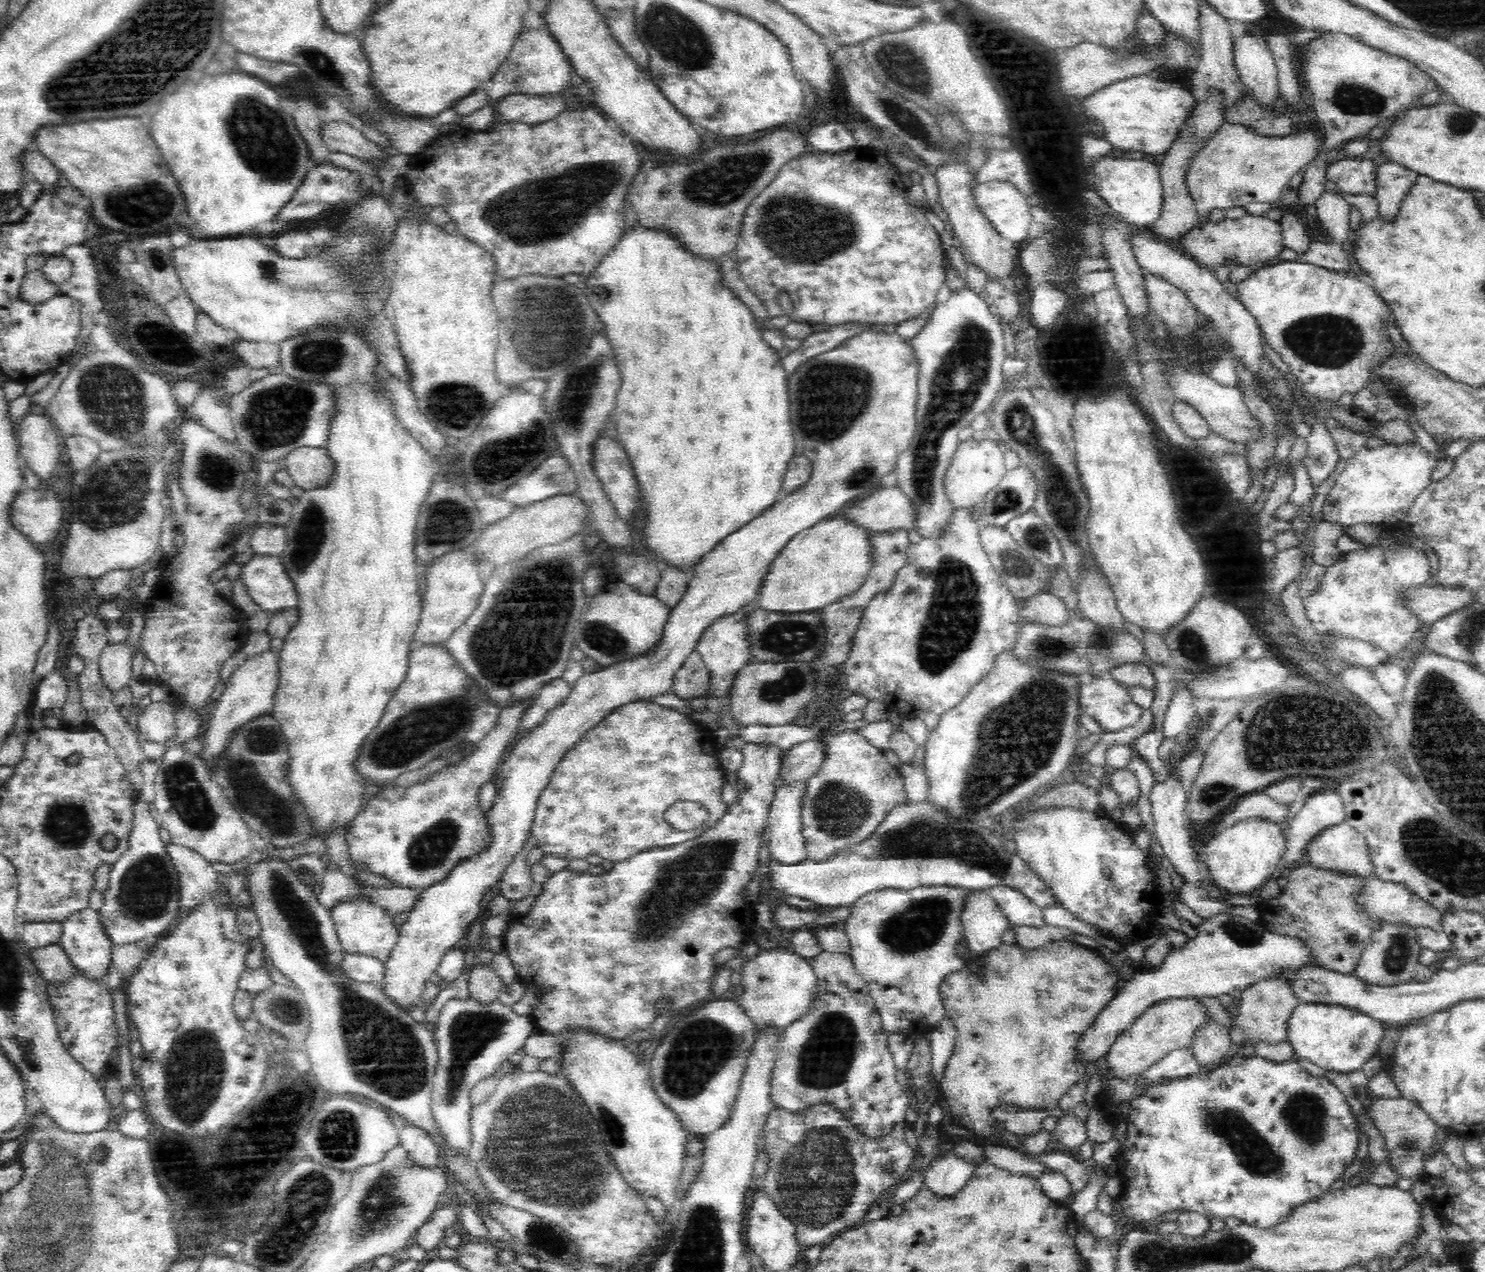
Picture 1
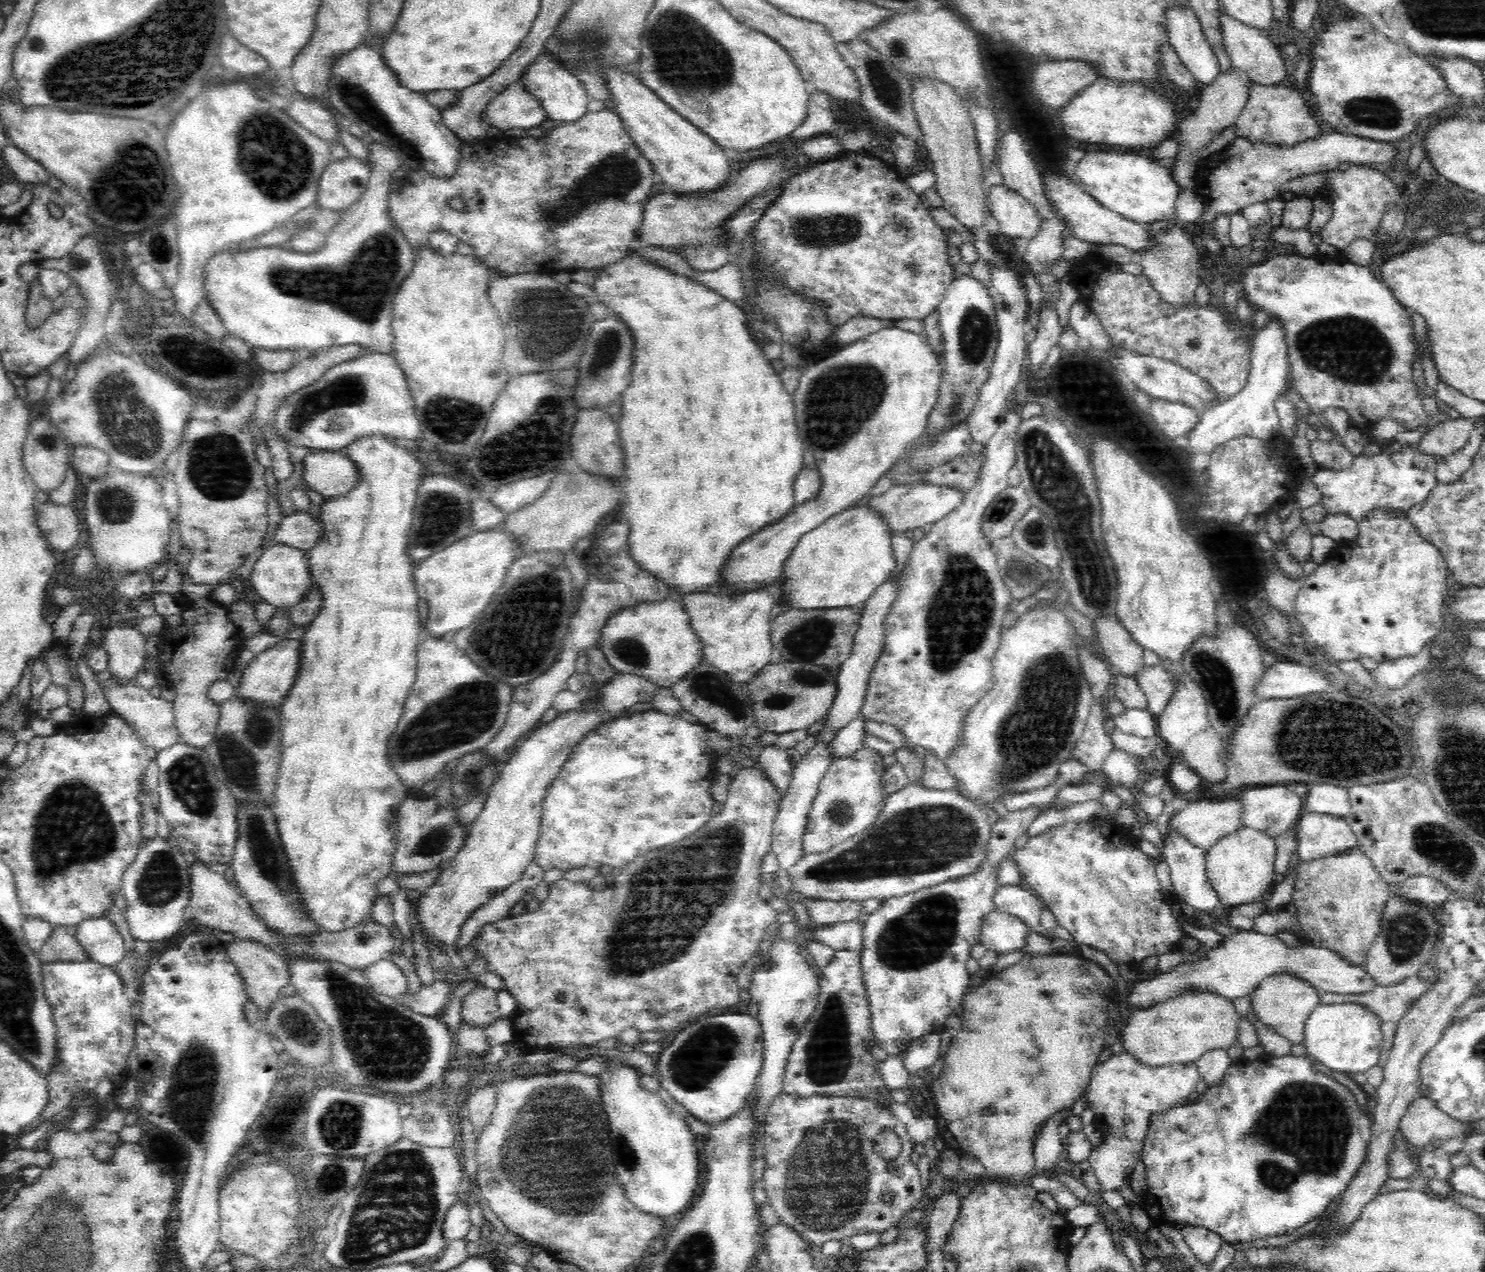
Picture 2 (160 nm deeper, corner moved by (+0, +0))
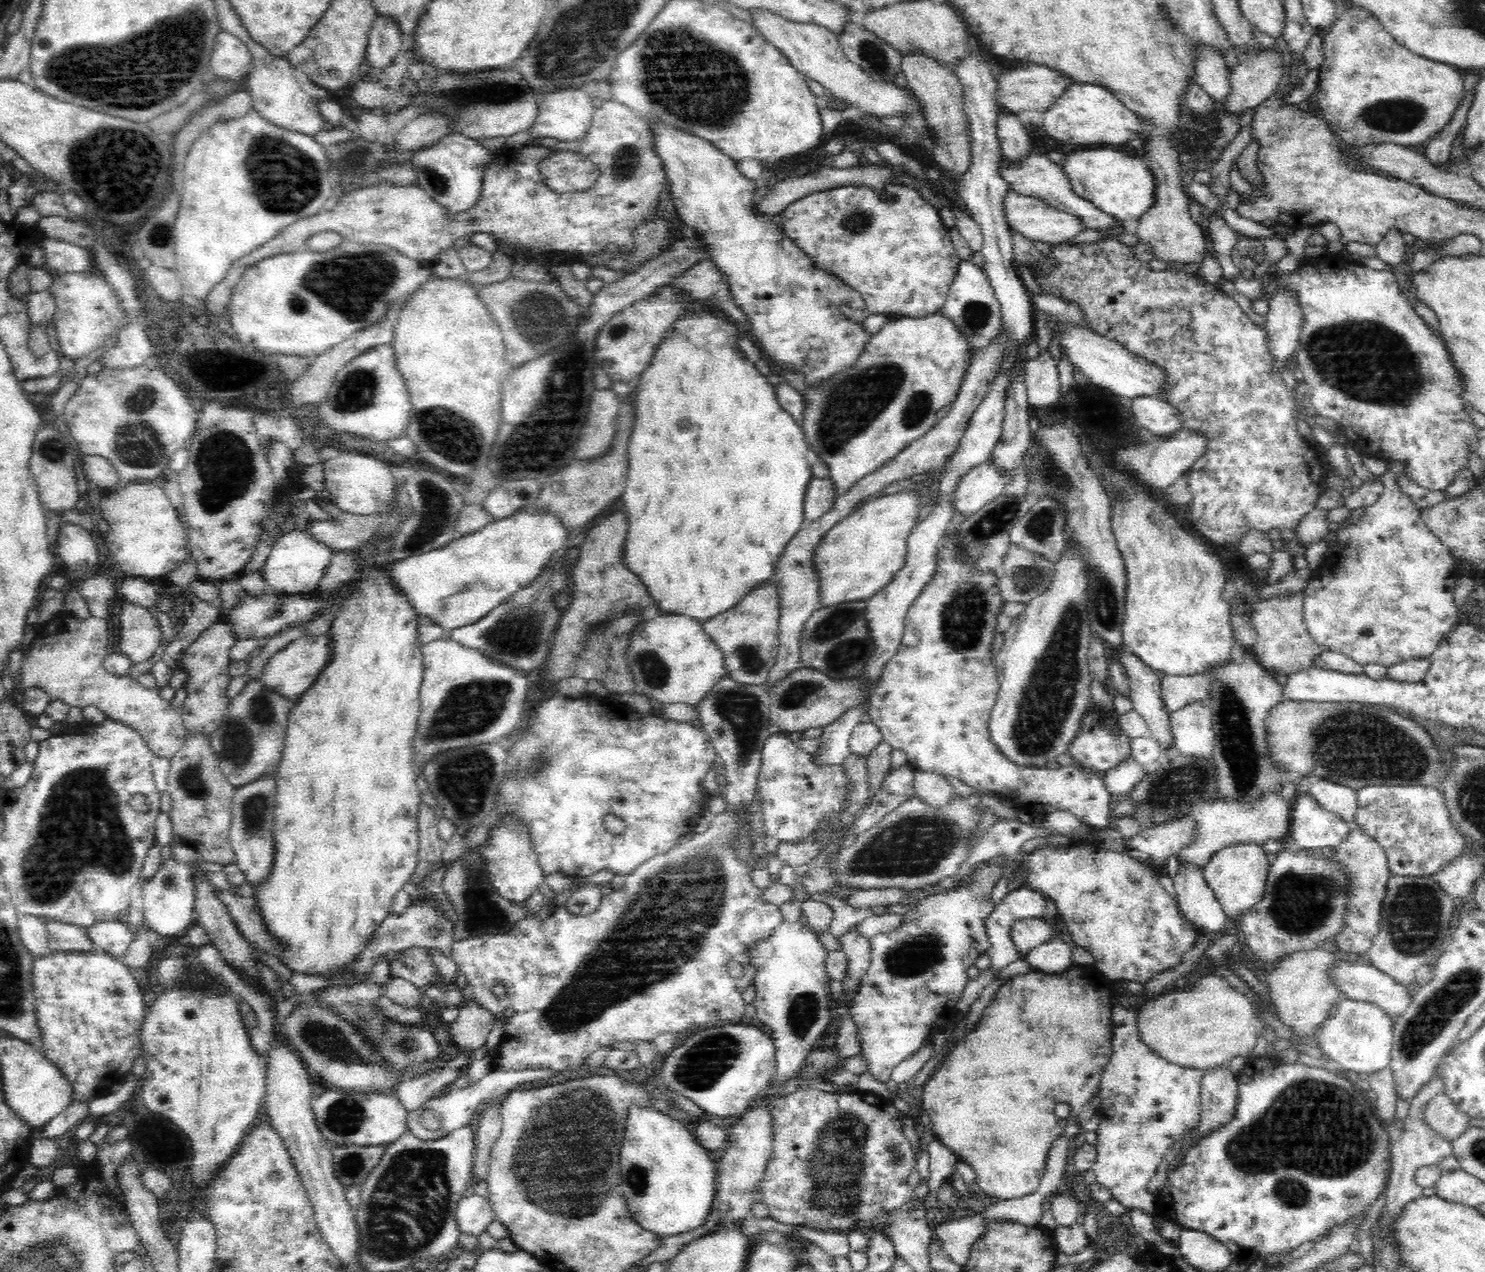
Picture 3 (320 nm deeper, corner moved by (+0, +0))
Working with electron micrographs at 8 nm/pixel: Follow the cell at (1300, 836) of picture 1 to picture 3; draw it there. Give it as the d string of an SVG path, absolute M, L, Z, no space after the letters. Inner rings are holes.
M1326 779L1313 780L1309 794L1320 807L1337 814L1344 822L1353 824L1358 810L1356 789Z

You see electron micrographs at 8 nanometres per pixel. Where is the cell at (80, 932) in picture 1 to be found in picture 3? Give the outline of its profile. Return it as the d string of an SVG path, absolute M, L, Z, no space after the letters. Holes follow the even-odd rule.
M116 920L96 922L92 925L87 928L88 937L95 944L96 950L104 951L122 960L127 955L133 941L133 932L127 924Z

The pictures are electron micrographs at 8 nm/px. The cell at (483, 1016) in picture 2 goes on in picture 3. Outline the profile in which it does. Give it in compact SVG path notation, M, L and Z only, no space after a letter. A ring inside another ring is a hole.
M473 1001L460 1006L459 1016L448 1024L454 1044L461 1050L478 1050L494 1028L494 1015Z

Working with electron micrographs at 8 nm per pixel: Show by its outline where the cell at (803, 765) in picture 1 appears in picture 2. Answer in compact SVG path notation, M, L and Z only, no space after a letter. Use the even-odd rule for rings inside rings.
M858 714L854 720L848 723L848 726L838 730L834 740L830 742L830 749L832 749L834 759L852 756L856 750L864 748L864 736L866 736L865 720L866 718L862 714Z

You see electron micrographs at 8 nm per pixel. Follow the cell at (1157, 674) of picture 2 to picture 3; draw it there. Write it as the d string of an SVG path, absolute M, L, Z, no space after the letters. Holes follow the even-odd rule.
M1210 674L1192 676L1166 675L1160 680L1162 701L1168 712L1176 712L1192 702L1208 703L1214 676Z

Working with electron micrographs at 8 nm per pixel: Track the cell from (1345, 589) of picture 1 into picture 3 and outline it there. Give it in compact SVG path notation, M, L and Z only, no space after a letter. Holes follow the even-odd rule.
M1389 470L1380 476L1381 482L1383 482L1384 488L1380 498L1369 507L1365 508L1364 515L1360 517L1360 520L1356 524L1350 524L1346 528L1341 528L1336 534L1336 543L1329 543L1329 550L1331 554L1336 556L1337 564L1325 563L1318 568L1314 578L1308 583L1308 586L1304 590L1304 624L1308 629L1312 639L1318 643L1324 651L1339 652L1349 656L1354 662L1364 666L1368 664L1378 664L1381 666L1392 667L1401 661L1407 661L1408 659L1420 659L1429 658L1431 654L1438 648L1442 638L1452 631L1457 624L1461 624L1464 619L1460 614L1460 607L1456 605L1454 601L1454 587L1452 581L1457 577L1459 572L1458 566L1455 563L1454 557L1452 557L1450 549L1442 544L1442 541L1438 539L1434 534L1430 533L1427 525L1422 520L1420 509L1414 504L1414 501L1404 493L1400 491L1398 483L1396 483L1396 477Z

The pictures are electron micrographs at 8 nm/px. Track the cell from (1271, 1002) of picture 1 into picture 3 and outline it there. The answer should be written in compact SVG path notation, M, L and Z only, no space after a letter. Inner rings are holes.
M1322 950L1301 951L1288 954L1270 973L1266 974L1269 996L1276 1007L1276 1016L1280 1022L1291 1027L1300 1036L1315 1036L1322 1022L1328 1018L1328 1011L1346 999L1338 985L1330 979L1330 966L1340 958L1336 952Z

